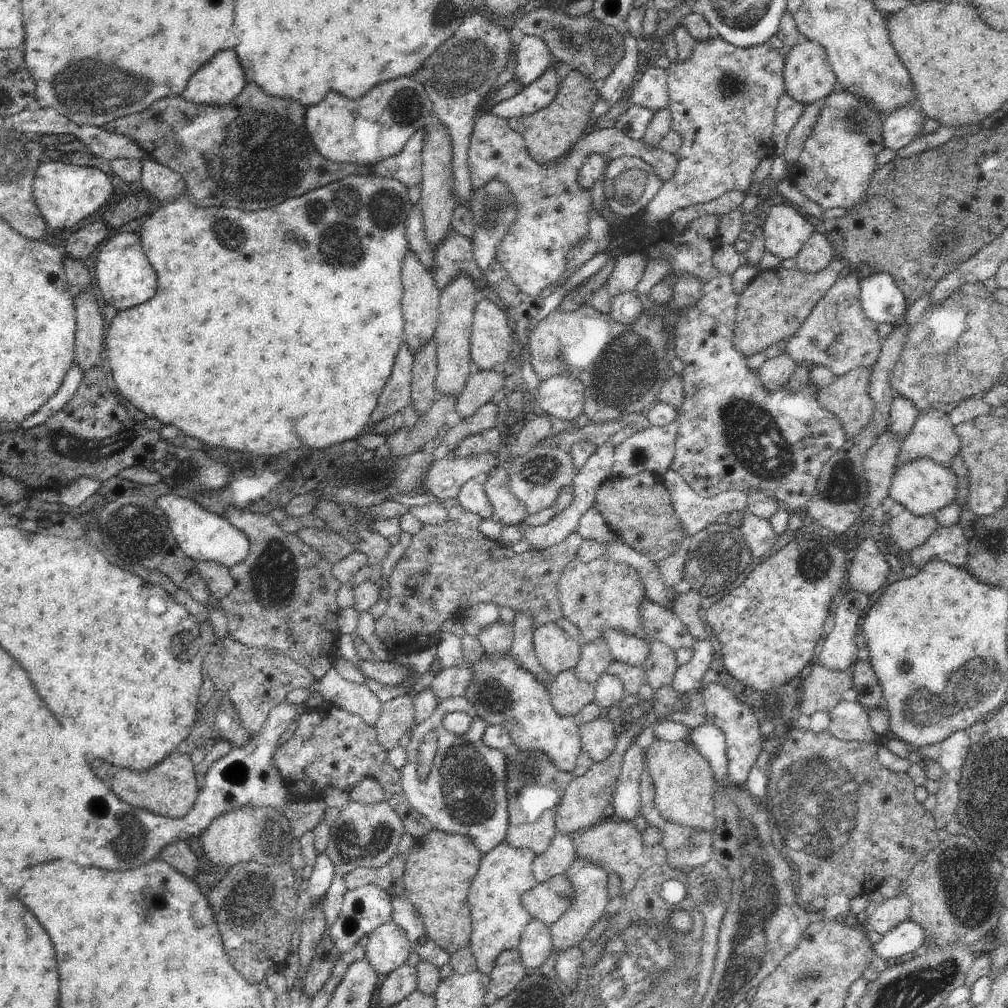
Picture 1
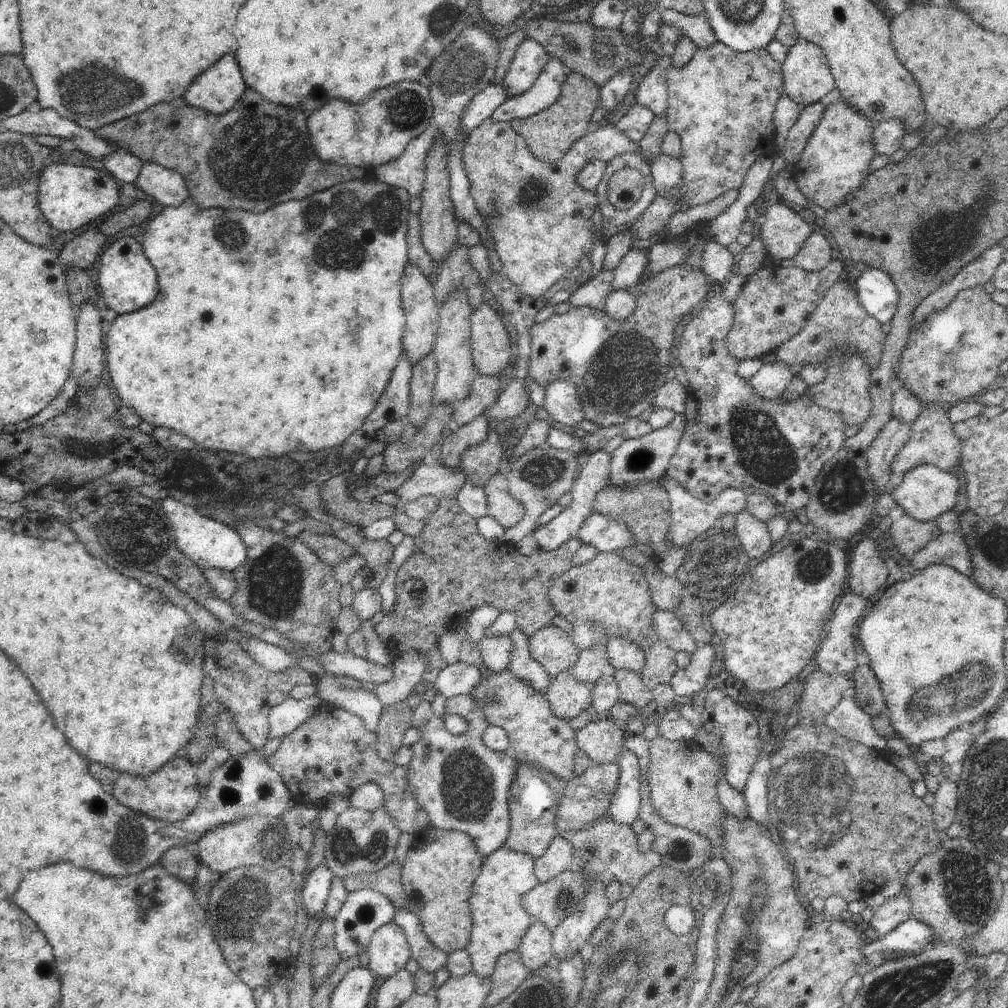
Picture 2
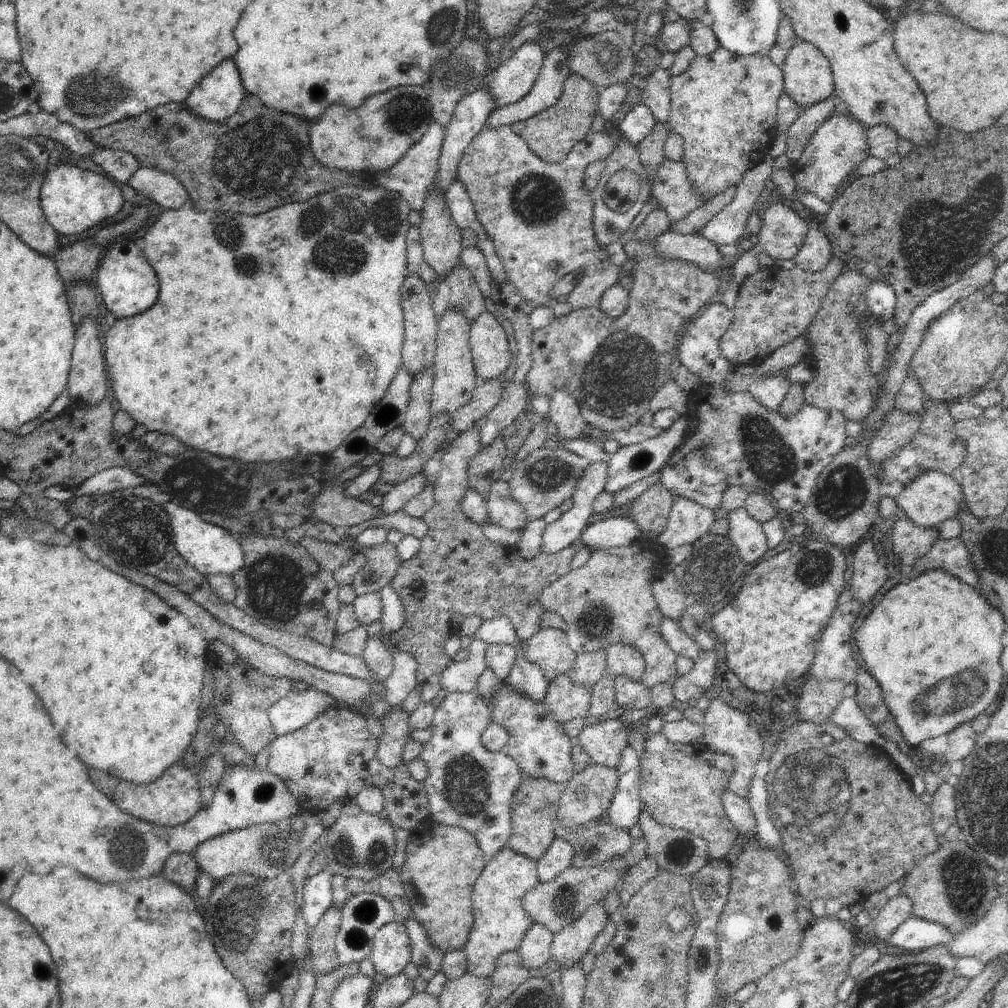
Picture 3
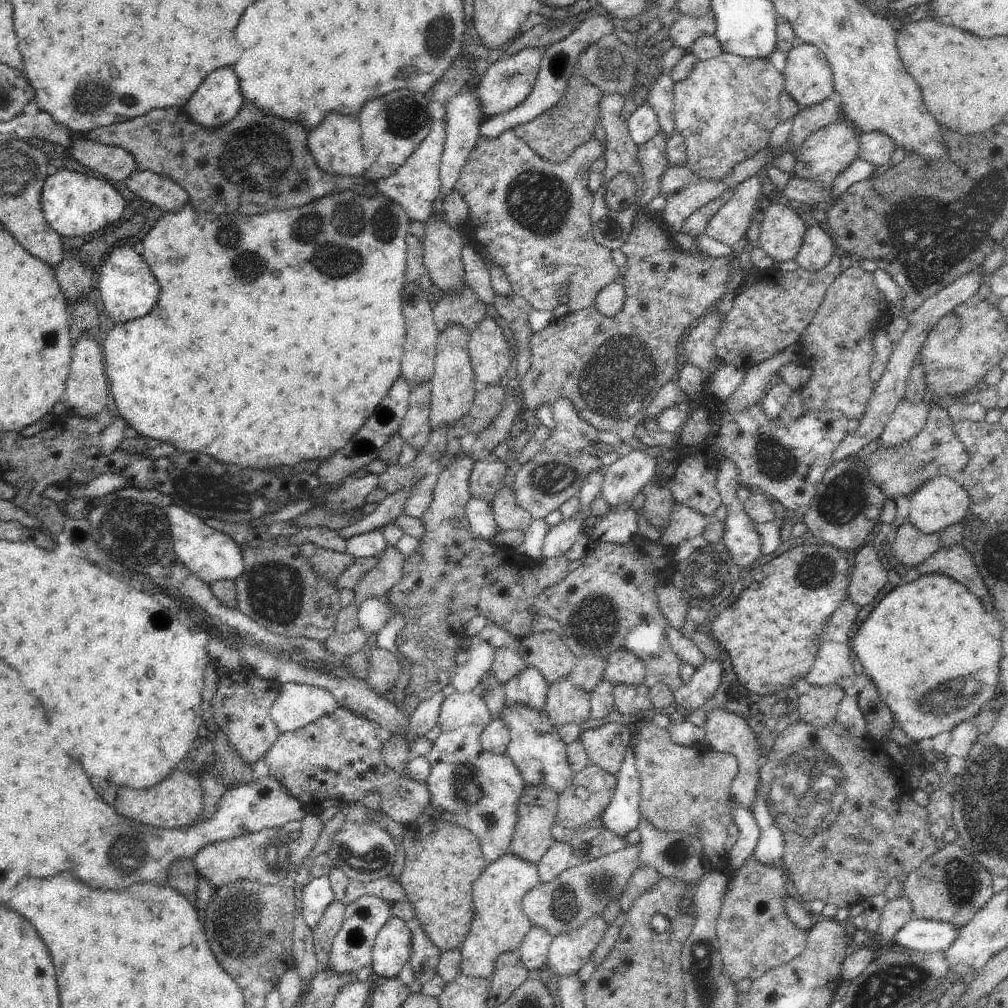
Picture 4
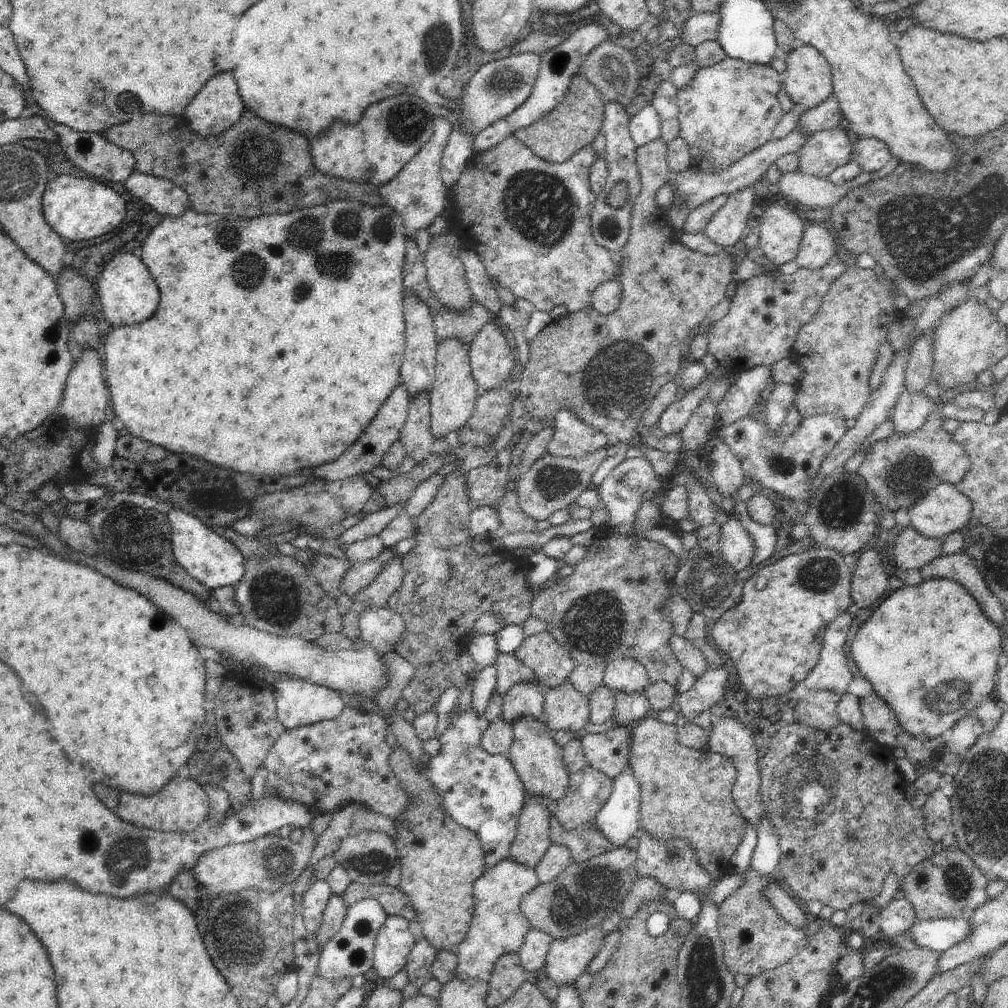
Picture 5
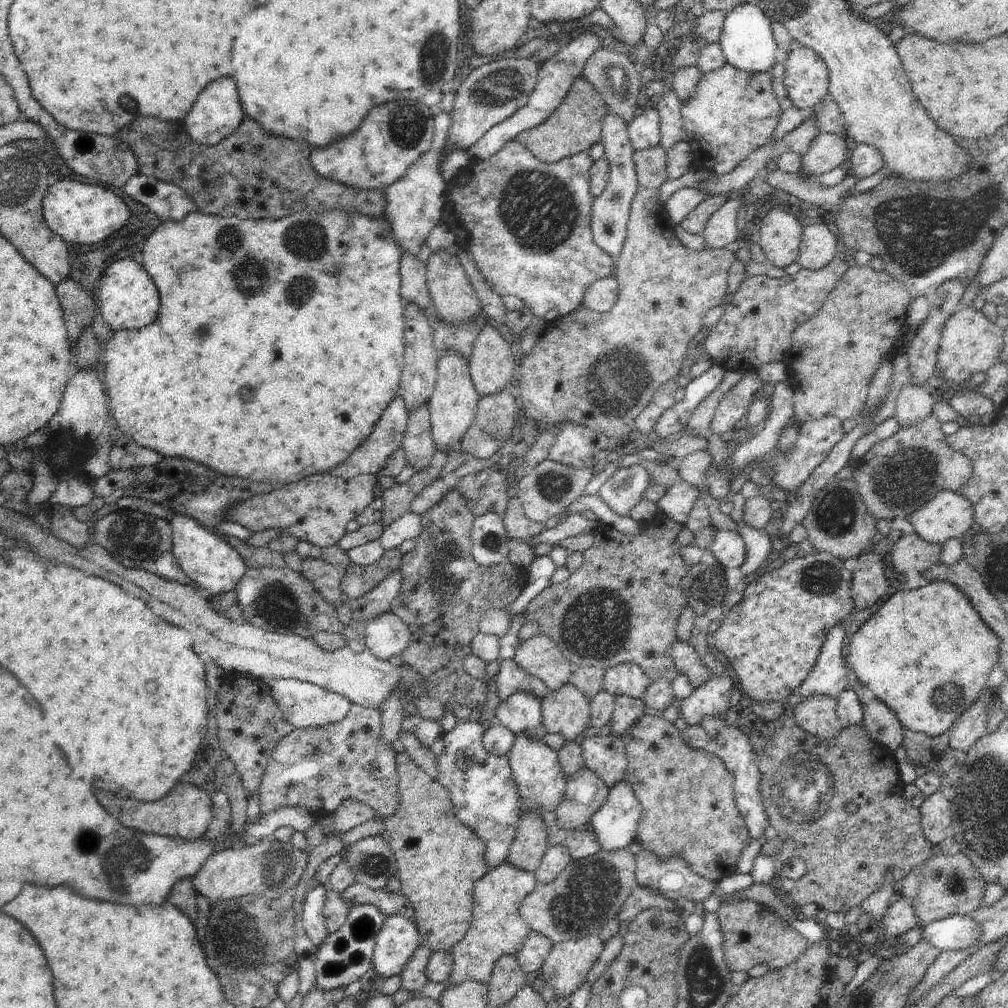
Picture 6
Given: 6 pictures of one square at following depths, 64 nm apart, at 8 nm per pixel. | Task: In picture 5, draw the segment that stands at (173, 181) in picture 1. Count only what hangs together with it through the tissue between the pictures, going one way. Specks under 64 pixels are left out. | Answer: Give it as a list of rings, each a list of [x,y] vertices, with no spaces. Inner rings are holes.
[[[135,170],[123,185],[126,191],[144,204],[148,204],[163,217],[180,218],[183,212],[191,208],[190,198],[186,191],[171,180]]]

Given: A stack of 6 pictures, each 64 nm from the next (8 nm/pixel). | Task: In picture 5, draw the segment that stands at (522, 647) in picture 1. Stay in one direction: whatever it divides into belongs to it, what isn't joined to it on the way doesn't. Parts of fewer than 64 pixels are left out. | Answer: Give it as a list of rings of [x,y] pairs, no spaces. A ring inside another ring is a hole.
[[[536,682],[514,684],[512,690],[504,697],[500,719],[514,726],[514,722],[522,716],[543,718],[544,698],[545,694]]]

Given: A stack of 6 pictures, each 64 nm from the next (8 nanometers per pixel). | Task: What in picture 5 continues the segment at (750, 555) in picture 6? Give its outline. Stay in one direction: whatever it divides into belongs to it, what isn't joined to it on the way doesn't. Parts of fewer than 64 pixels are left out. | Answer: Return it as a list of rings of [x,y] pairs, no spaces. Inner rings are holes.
[[[737,500],[734,511],[738,512],[736,516],[743,523],[756,546],[751,564],[760,564],[772,557],[778,540],[774,526],[760,525],[751,520],[746,514],[747,504],[744,501]]]

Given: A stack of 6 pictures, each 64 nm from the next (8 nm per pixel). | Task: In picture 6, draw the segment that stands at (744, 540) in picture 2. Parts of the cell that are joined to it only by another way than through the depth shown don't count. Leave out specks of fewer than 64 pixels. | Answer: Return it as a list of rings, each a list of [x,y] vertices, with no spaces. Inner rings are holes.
[[[734,530],[717,531],[714,542],[708,546],[707,560],[721,566],[721,570],[740,568],[746,560],[746,546],[741,534]]]

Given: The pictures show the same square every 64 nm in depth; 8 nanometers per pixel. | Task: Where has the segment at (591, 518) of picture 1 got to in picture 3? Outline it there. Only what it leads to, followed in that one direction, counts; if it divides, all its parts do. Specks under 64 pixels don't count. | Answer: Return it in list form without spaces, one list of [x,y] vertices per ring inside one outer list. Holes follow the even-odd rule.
[[[610,517],[587,525],[580,536],[585,547],[594,551],[631,546],[642,534],[630,517]]]

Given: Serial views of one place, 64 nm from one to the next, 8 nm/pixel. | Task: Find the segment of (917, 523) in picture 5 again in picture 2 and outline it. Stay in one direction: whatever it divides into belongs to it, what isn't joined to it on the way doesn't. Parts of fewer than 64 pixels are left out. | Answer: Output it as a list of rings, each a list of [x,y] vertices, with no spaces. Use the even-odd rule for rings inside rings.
[[[933,464],[916,466],[914,470],[904,472],[902,484],[893,492],[893,498],[904,512],[918,522],[937,521],[942,514],[953,510],[958,502],[960,473],[940,470]]]

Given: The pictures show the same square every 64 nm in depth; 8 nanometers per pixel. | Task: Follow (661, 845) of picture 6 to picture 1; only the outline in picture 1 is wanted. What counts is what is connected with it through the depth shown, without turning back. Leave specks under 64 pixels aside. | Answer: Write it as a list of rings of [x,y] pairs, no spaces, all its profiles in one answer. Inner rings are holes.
[[[688,738],[676,741],[654,739],[646,756],[648,772],[654,785],[652,800],[662,818],[669,823],[714,834],[717,825],[714,800],[716,777],[710,762],[698,752],[693,742]]]

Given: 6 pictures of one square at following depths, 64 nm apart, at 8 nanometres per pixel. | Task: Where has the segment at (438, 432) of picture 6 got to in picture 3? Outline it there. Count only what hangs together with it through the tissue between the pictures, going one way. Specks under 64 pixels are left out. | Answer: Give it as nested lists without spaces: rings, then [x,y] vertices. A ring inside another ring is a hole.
[[[453,307],[447,311],[439,321],[439,333],[435,343],[435,382],[431,393],[431,417],[437,417],[441,413],[454,414],[462,409],[473,396],[476,388],[475,369],[469,348],[471,323],[465,318],[466,312]]]

